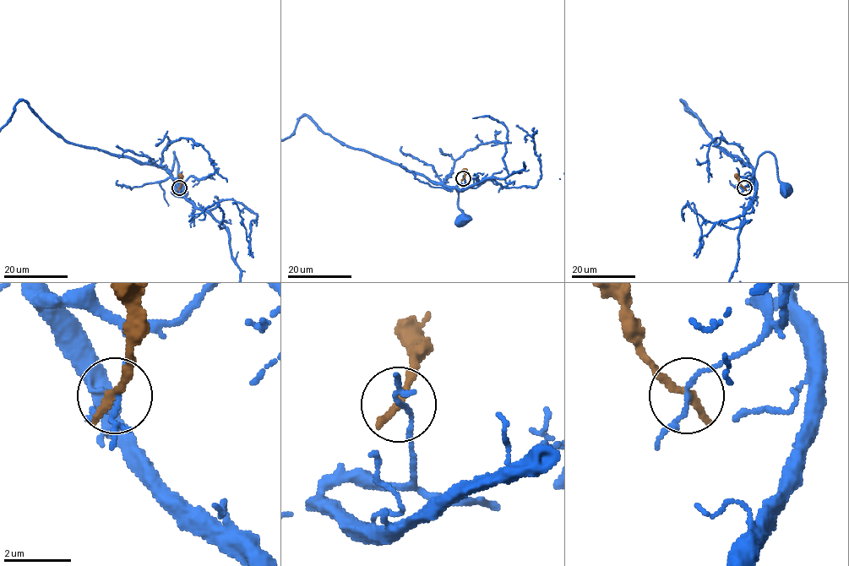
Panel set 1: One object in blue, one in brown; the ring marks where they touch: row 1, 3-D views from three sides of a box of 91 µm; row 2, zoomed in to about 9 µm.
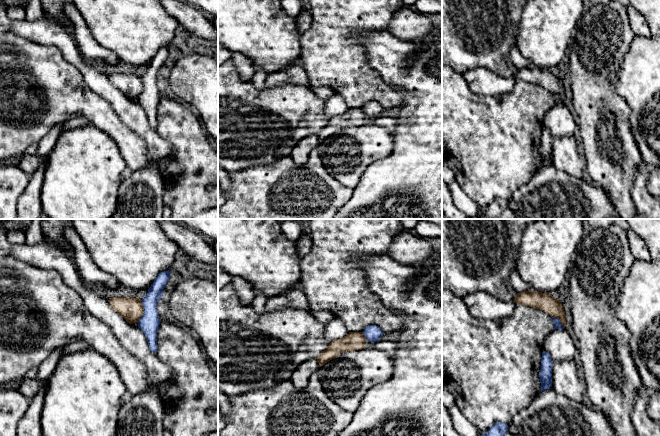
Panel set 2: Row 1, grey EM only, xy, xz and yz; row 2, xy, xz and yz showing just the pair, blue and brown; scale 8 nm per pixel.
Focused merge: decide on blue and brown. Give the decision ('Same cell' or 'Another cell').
Another cell

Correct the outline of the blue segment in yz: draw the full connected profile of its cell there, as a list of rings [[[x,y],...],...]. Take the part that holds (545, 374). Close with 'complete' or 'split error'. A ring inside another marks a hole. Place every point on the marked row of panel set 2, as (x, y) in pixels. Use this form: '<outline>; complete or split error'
[[[543,350],[541,357],[541,369],[539,372],[541,382],[541,392],[552,387],[552,358],[550,354]]]; complete

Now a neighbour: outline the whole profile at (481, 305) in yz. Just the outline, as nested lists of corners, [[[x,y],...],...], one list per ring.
[[[474,292],[464,298],[469,313],[476,319],[495,320],[512,315],[514,301],[505,302],[487,292]]]

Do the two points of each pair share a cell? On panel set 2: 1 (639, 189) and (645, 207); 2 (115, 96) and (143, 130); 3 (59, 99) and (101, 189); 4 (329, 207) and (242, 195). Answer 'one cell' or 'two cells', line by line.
1: one cell
2: one cell
3: two cells
4: one cell

